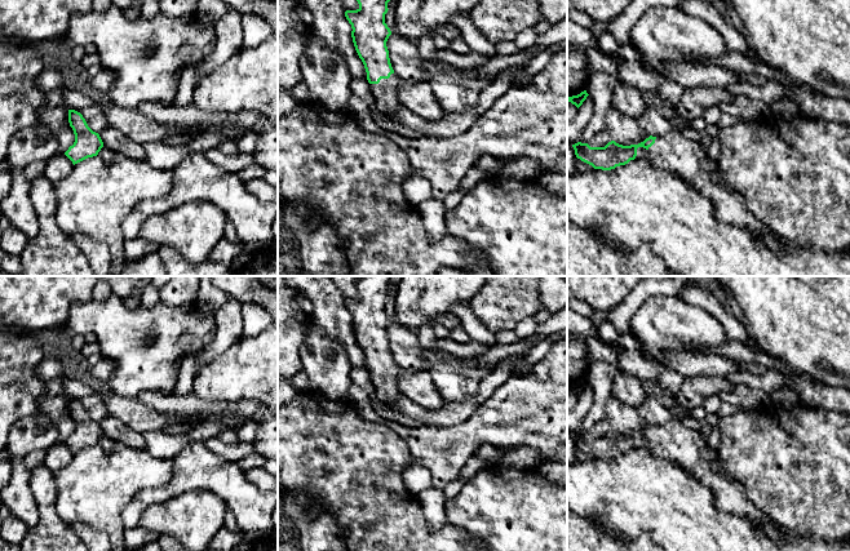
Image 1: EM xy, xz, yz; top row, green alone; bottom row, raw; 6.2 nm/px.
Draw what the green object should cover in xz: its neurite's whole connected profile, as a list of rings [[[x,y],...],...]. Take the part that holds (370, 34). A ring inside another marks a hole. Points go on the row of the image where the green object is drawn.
[[[357,0],[357,10],[346,10],[351,37],[362,59],[380,114],[394,115],[402,107],[398,98],[400,79],[394,75],[386,41],[391,35],[385,23],[390,0]]]

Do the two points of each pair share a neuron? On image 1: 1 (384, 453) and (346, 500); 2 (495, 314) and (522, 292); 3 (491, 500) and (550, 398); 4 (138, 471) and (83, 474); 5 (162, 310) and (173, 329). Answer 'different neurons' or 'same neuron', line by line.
1: same neuron
2: same neuron
3: different neurons
4: same neuron
5: same neuron

